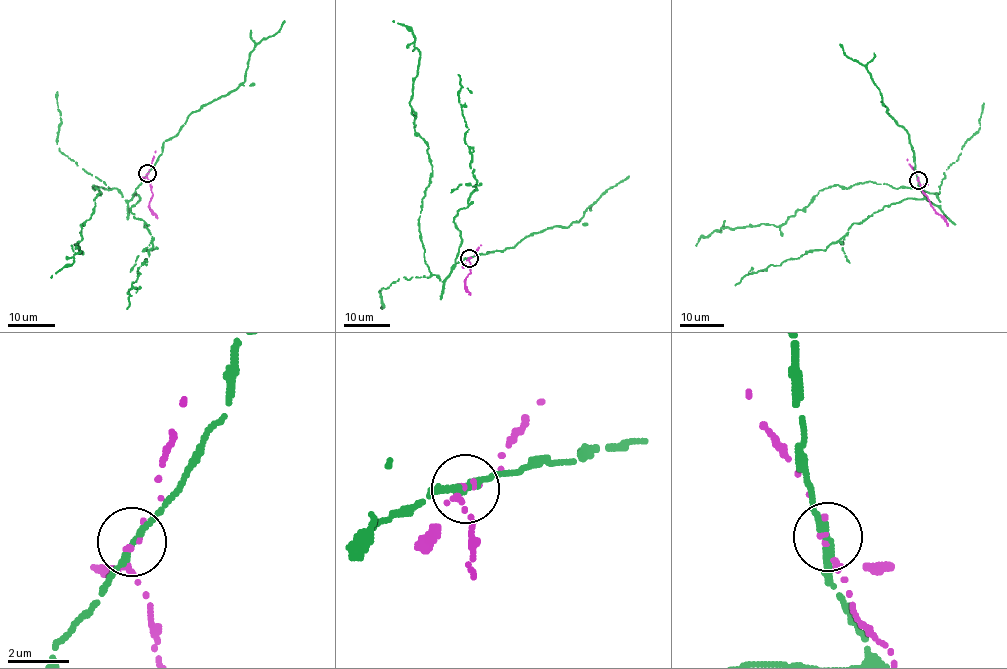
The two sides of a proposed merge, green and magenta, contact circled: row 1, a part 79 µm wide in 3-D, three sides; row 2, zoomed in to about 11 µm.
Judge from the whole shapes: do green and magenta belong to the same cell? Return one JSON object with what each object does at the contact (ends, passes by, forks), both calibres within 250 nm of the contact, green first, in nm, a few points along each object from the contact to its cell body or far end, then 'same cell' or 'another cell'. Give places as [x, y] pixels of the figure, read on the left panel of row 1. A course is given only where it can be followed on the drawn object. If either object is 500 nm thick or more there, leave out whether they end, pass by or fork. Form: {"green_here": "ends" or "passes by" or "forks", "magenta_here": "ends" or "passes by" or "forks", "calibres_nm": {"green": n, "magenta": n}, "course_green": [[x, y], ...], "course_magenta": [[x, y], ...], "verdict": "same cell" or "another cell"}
{"green_here": "passes by", "magenta_here": "ends", "calibres_nm": {"green": 240, "magenta": 220}, "course_green": [[147, 173], [129, 201], [116, 188], [93, 185], [100, 194], [80, 225], [74, 244], [80, 252], [51, 277]], "course_magenta": [[147, 173], [152, 197], [150, 209], [157, 218]], "verdict": "another cell"}

